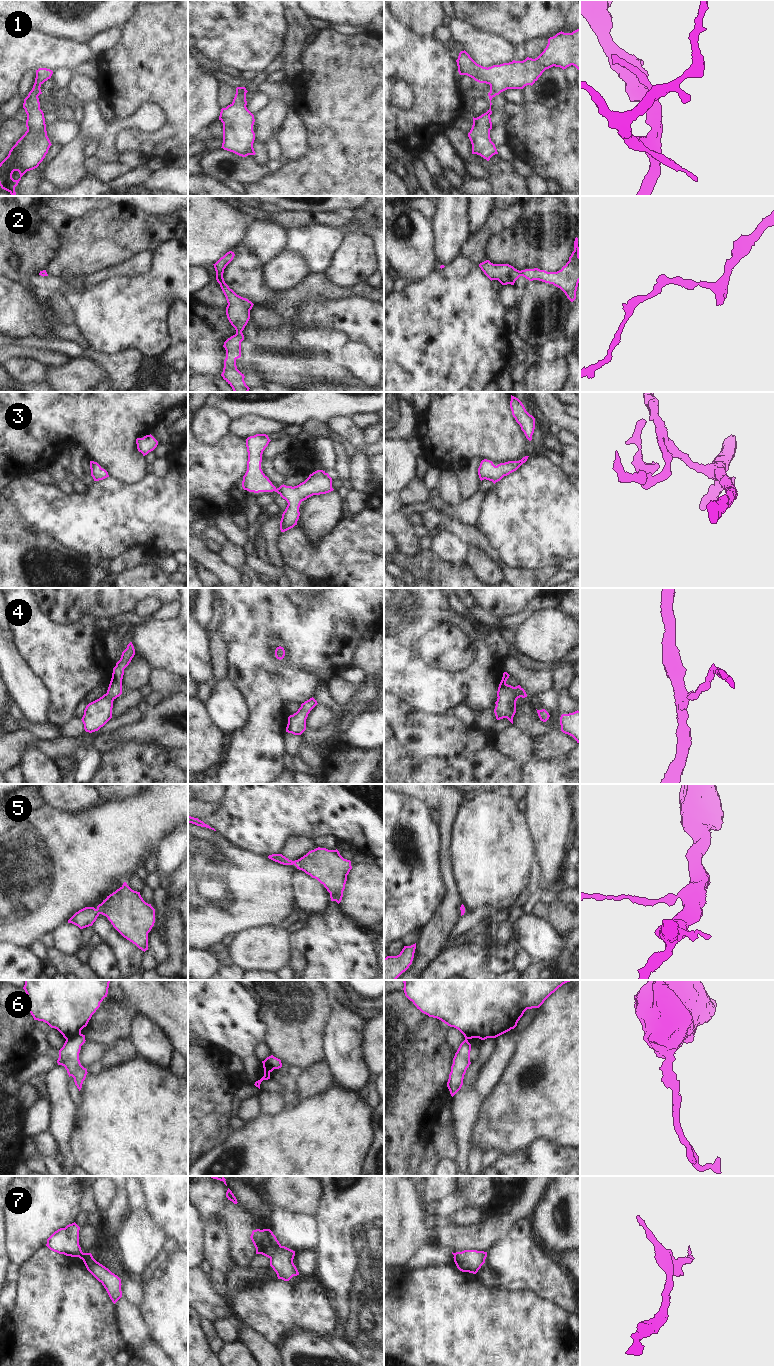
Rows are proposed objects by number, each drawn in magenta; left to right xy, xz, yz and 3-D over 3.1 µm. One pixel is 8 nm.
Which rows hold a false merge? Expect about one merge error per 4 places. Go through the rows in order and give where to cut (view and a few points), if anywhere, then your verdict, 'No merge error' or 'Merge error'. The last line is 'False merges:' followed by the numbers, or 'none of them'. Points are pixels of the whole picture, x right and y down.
1: No split. No merge error
2: No split. No merge error
3: No split. No merge error
4: No split. No merge error
5: No split. No merge error
6: Split along xy (80, 1032), (66, 1039). Merge error
7: Split along xz (281, 1246), (270, 1258). Merge error
False merges: 6, 7

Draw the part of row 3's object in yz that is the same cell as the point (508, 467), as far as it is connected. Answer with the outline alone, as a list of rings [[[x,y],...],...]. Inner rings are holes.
[[[529,456],[523,457],[519,461],[508,461],[505,463],[500,463],[497,466],[493,464],[492,461],[484,459],[481,461],[478,468],[478,475],[480,480],[489,480],[494,484],[500,481],[504,476],[516,471],[523,463],[527,461]]]

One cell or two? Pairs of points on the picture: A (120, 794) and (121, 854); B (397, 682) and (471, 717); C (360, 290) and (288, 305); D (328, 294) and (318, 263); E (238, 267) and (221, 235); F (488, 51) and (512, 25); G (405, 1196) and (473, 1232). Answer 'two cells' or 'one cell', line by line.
A: two cells
B: two cells
C: one cell
D: two cells
E: two cells
F: two cells
G: one cell

